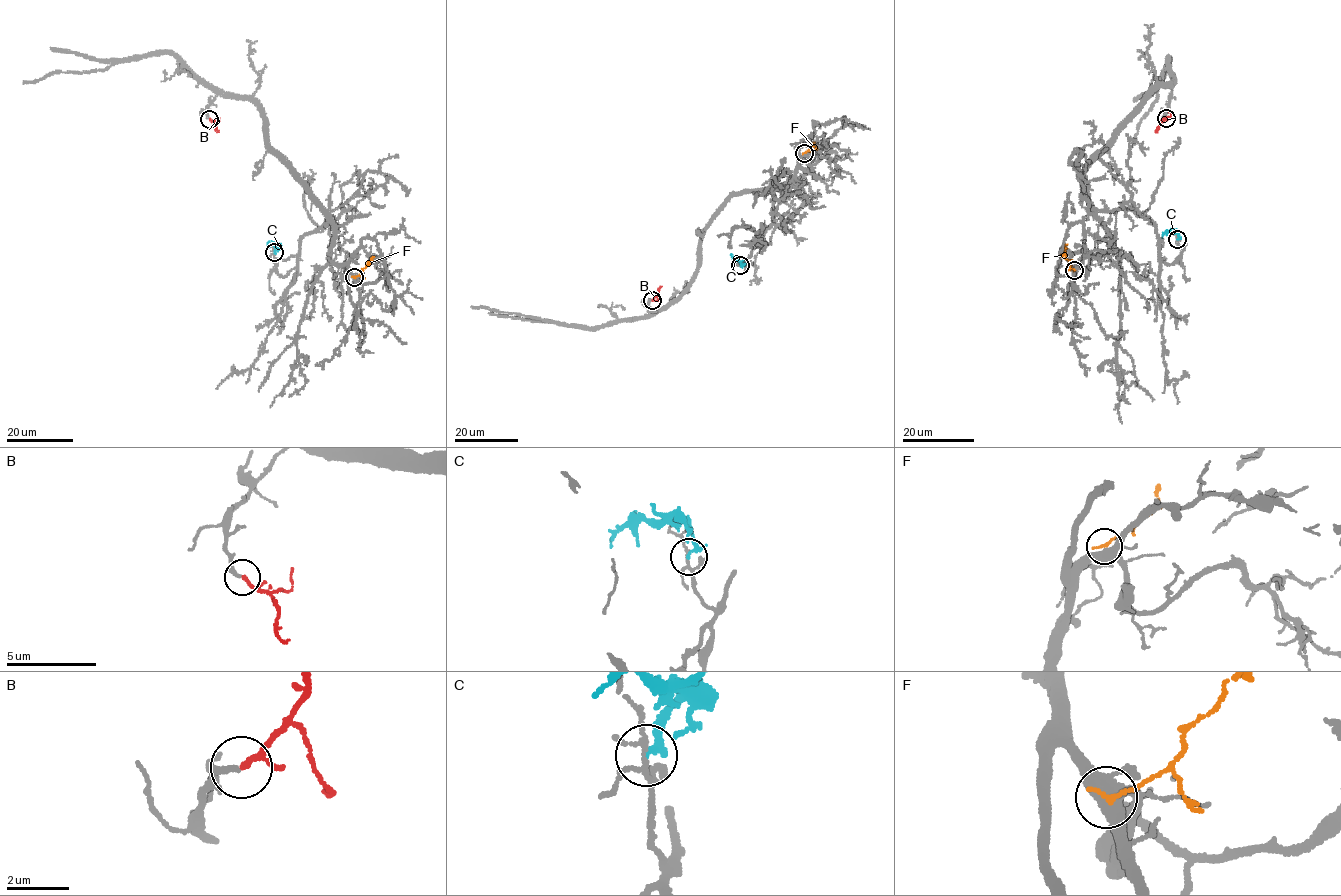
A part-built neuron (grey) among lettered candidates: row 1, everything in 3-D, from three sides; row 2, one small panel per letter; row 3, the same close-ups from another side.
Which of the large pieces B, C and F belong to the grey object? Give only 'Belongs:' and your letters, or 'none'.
Belongs: B

